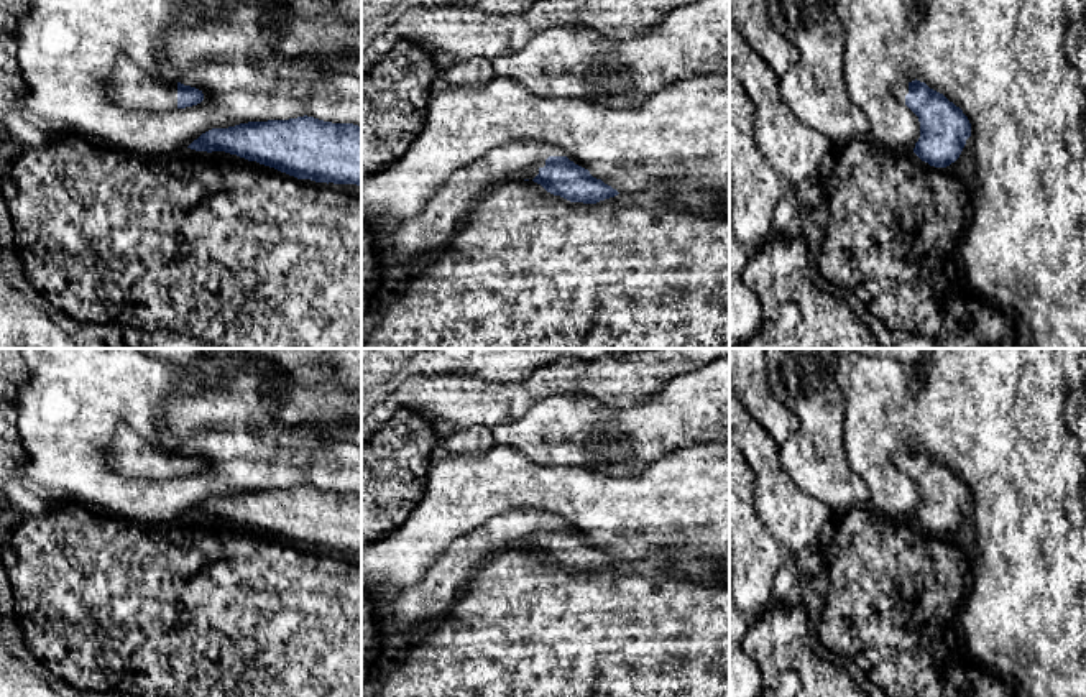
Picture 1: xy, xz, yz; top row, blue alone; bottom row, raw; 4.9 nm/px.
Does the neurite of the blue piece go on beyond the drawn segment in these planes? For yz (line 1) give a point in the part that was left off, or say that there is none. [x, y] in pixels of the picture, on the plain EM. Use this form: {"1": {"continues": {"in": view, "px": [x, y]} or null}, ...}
{"1": {"continues": {"in": "yz", "px": [901, 459]}}}

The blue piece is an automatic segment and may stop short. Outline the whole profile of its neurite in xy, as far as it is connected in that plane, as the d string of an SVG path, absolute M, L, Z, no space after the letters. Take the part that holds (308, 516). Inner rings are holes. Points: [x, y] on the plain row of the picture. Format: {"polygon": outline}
{"polygon": "M314 485L212 496L187 516L225 519L297 547L361 554L361 495Z"}

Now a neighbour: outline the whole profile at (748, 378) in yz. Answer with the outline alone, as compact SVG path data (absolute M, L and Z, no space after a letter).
M729 348L729 391L779 447L797 431L797 416L769 388L764 348Z

